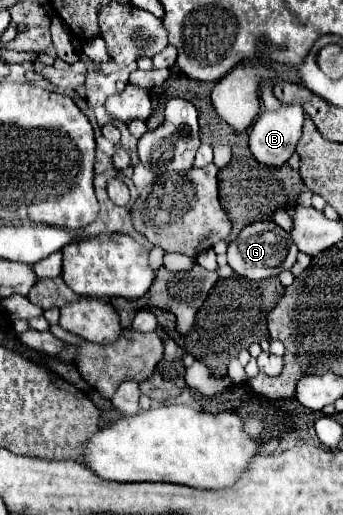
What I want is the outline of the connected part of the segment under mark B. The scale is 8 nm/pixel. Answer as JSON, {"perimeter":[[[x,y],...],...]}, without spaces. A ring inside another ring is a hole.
{"perimeter":[[[283,105],[277,111],[265,109],[249,129],[249,149],[263,165],[285,165],[301,137],[305,113],[299,105]]]}

